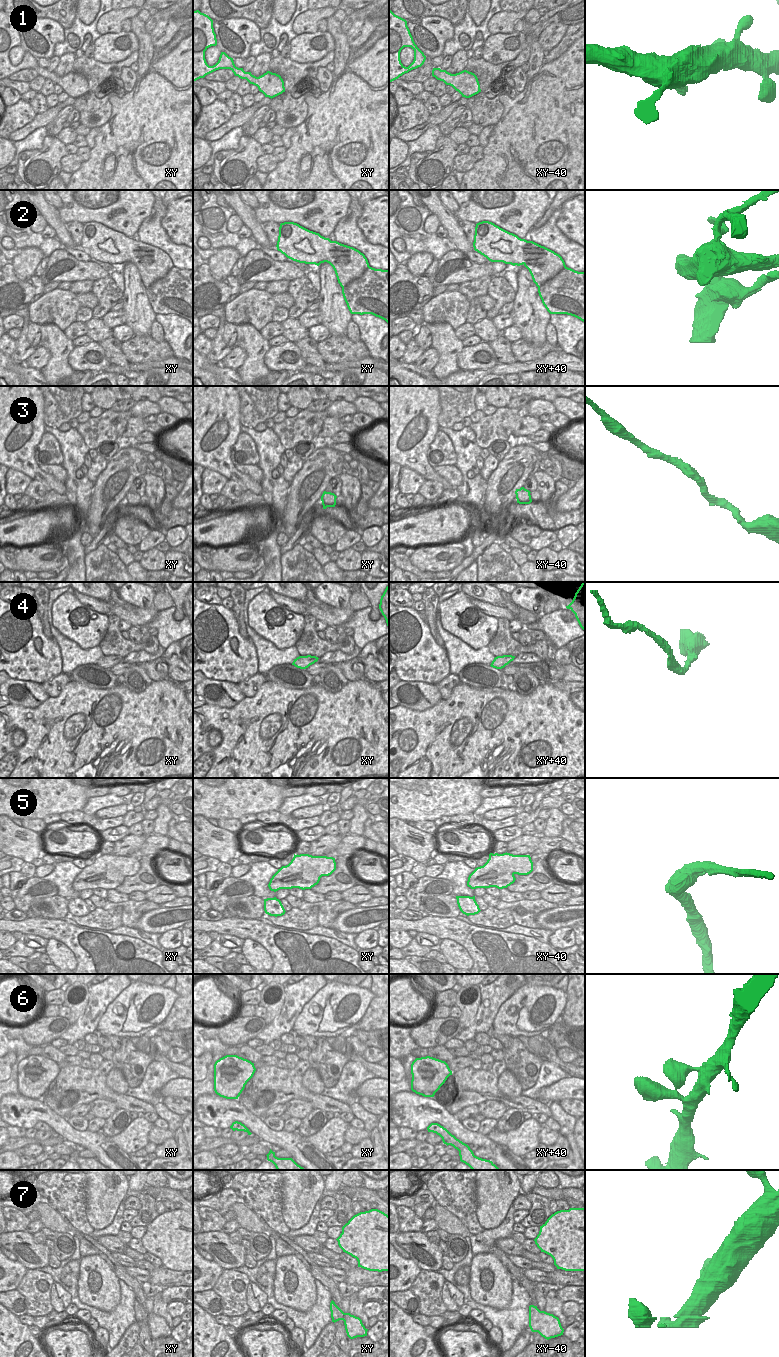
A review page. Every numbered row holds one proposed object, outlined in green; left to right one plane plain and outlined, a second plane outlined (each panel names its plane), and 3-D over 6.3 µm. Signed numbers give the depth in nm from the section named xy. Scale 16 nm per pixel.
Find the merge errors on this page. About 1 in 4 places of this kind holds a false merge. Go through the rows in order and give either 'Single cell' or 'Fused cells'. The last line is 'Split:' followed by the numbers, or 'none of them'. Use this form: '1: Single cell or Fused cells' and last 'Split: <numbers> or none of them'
1: Single cell
2: Fused cells
3: Single cell
4: Fused cells
5: Fused cells
6: Single cell
7: Single cell
Split: 2, 4, 5

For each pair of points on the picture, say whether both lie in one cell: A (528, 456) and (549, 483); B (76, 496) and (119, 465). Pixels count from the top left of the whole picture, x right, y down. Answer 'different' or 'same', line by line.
A: different
B: different

